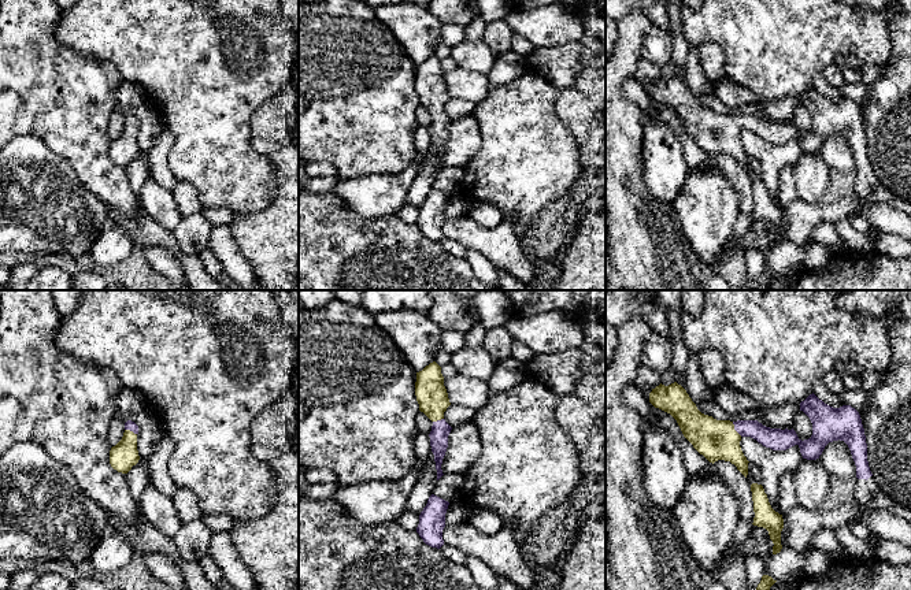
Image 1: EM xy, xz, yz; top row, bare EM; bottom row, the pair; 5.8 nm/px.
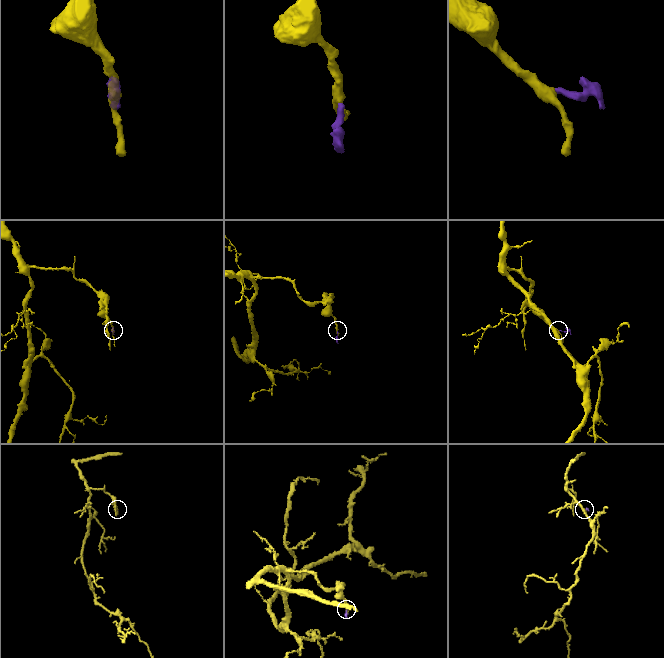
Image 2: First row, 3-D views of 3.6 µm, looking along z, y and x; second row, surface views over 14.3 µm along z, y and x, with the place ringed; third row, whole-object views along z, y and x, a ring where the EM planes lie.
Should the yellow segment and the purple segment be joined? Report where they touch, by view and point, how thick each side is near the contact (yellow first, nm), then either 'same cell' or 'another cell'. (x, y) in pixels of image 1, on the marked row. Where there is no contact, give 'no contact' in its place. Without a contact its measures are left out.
meets yellow in yz at (733, 429); 240 nm thick on the yellow side, 130 nm on the other; same cell

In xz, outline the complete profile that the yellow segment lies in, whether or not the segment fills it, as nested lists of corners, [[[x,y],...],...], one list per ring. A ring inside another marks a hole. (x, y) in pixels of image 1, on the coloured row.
[[[436,361],[416,372],[415,396],[419,411],[433,422],[429,437],[438,480],[444,475],[441,464],[448,448],[448,435],[452,427],[444,419],[444,412],[451,402],[444,386],[441,367]]]

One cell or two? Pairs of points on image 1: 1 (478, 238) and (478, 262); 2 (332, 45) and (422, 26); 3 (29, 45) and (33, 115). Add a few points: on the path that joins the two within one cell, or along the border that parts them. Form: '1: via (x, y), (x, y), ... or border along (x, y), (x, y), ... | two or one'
1: border along (469, 251), (485, 255), (497, 267) | two
2: border along (374, 14), (392, 33), (410, 59) | two
3: via (29, 63), (29, 84), (33, 88), (33, 97) | one

